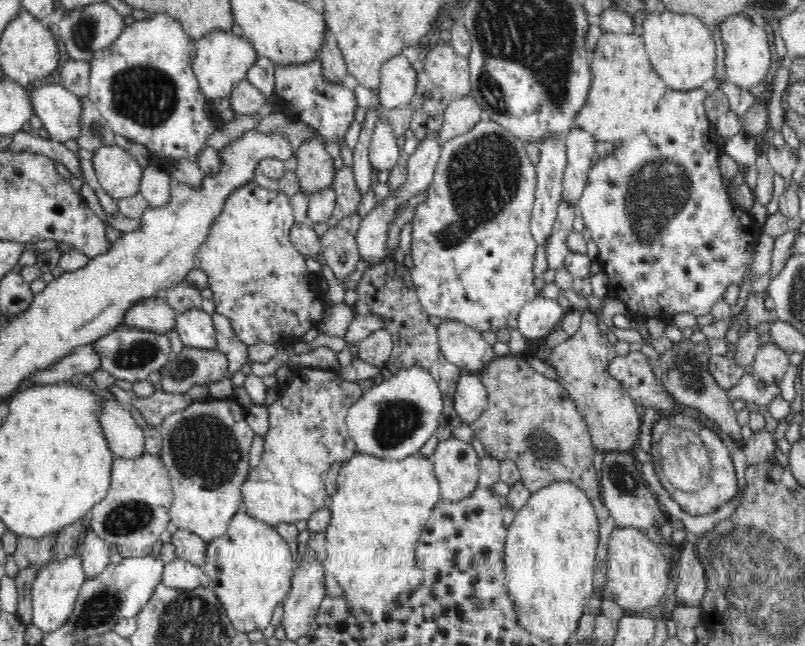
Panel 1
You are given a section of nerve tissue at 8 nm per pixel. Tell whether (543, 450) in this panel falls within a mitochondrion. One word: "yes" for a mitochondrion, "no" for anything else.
yes

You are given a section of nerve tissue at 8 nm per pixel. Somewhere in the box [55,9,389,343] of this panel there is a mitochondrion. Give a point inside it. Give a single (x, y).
(147, 96)

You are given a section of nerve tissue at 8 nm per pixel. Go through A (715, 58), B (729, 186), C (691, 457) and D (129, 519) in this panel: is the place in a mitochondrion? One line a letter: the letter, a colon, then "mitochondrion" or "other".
A: other
B: other
C: mitochondrion
D: mitochondrion

